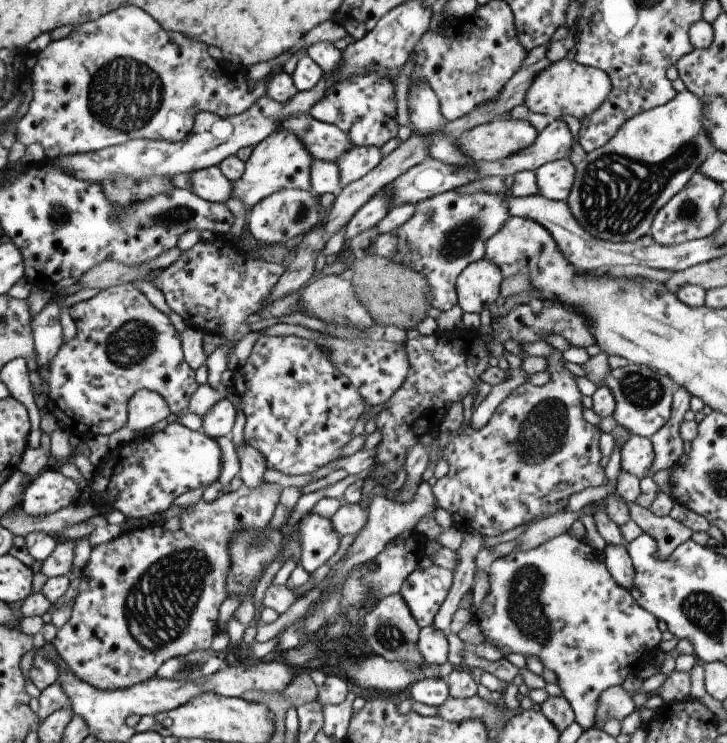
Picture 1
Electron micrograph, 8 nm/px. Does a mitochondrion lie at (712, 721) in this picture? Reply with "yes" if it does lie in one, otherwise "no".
no

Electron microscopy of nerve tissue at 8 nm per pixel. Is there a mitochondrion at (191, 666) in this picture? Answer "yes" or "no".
yes

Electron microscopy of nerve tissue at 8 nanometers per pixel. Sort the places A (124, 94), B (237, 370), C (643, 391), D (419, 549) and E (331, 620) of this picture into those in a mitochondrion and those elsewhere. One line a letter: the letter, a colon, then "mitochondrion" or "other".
A: mitochondrion
B: other
C: mitochondrion
D: other
E: other

